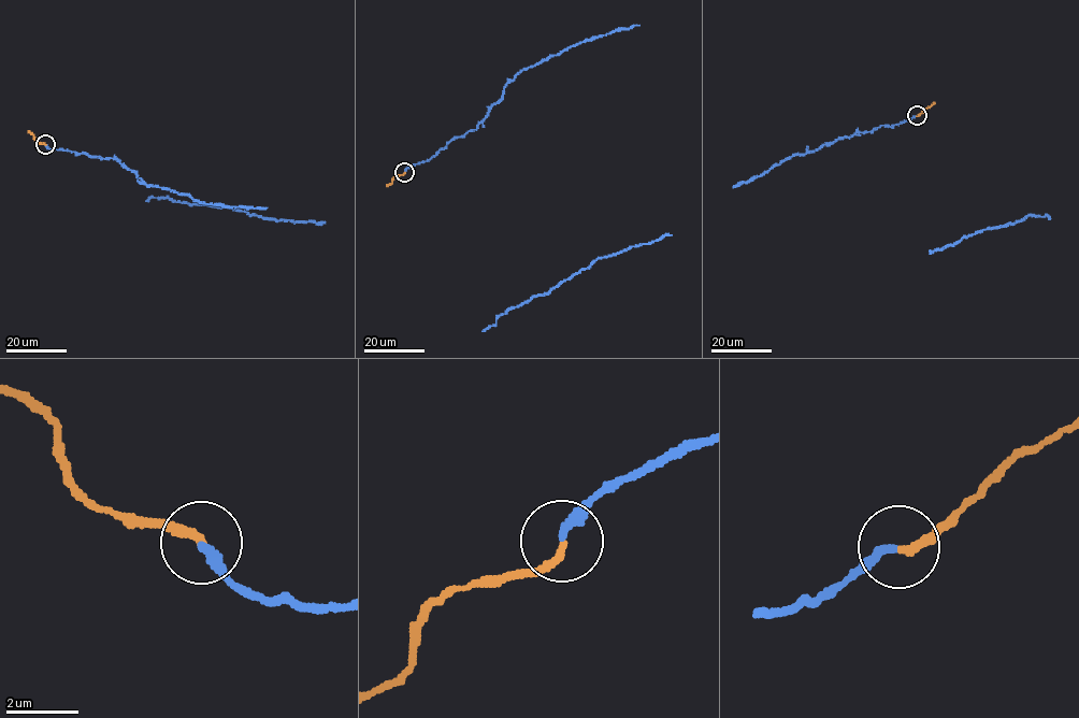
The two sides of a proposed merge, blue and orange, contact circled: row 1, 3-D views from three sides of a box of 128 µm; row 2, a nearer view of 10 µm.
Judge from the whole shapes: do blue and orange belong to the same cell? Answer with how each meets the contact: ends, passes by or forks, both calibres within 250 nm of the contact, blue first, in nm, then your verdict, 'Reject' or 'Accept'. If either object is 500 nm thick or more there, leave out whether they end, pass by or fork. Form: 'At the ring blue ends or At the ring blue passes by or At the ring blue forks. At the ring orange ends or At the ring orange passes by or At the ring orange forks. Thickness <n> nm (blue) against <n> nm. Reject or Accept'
At the ring blue ends. At the ring orange ends. Thickness 240 nm (blue) against 220 nm. Accept

